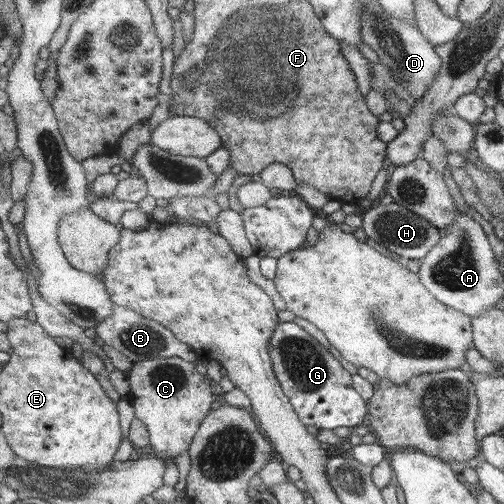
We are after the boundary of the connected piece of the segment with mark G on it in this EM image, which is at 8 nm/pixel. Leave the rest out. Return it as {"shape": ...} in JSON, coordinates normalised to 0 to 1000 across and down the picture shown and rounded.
{"shape":[[[583,635],[554,643],[536,681],[536,702],[548,748],[605,843],[665,853],[673,845],[696,849],[730,837],[730,798],[702,766],[700,746],[641,681]]]}

